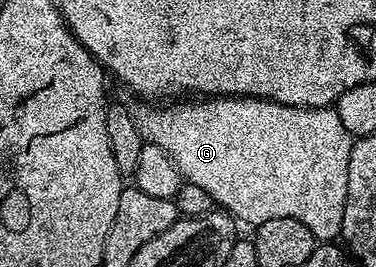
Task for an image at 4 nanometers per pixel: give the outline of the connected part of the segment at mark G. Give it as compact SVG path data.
M255 96L186 98L165 106L142 107L146 108L135 107L133 114L143 141L160 146L180 170L183 181L201 186L235 221L257 226L268 218L296 218L312 230L315 241L334 242L341 237L348 198L348 158L354 140L333 107L297 108Z

